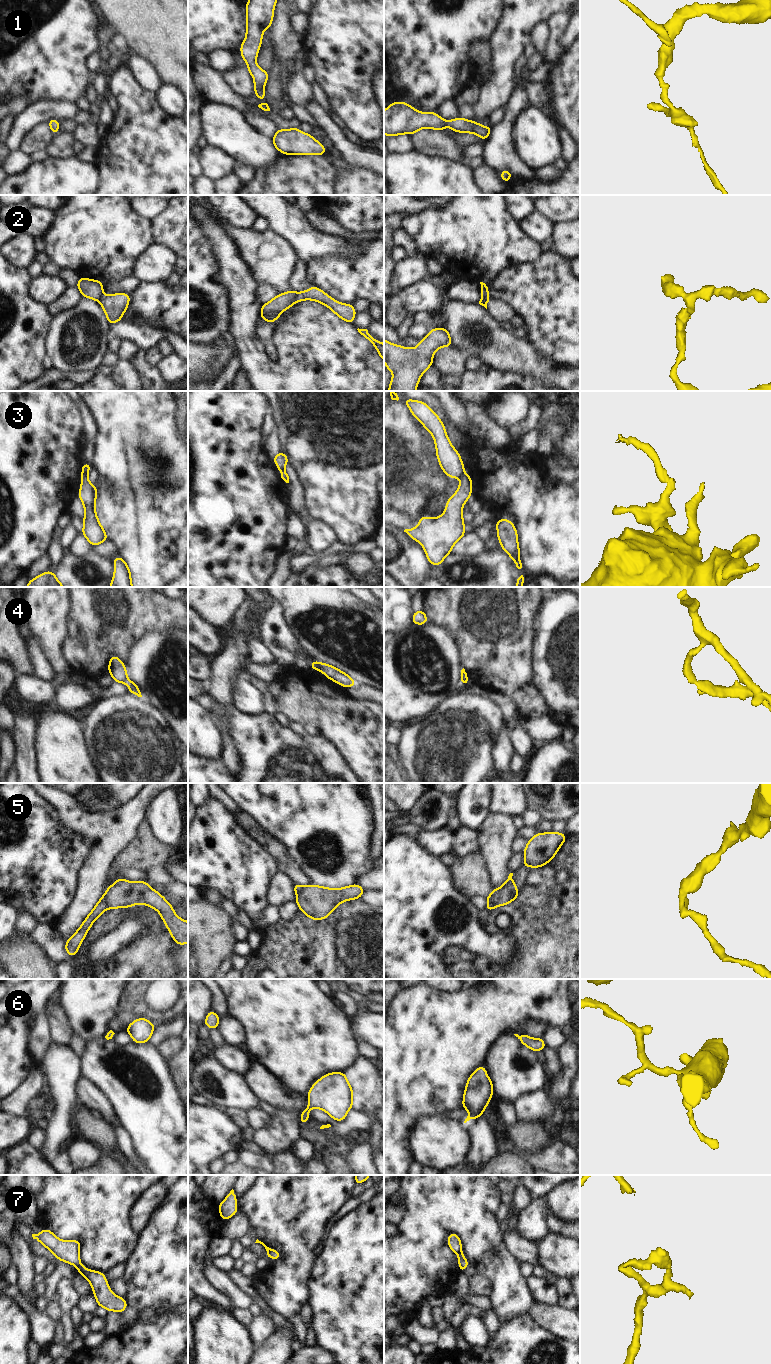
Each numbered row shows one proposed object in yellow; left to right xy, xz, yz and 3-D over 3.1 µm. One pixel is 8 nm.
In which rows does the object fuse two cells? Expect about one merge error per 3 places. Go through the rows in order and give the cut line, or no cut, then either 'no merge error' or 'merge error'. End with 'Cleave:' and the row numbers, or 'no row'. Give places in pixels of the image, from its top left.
1: no cut | no merge error
2: xz (295, 293), (296, 301) | merge error
3: xy (87, 472), (82, 475) | merge error
4: xz (322, 663), (320, 669) | merge error
5: xy (103, 895), (107, 908) | merge error
6: no cut | no merge error
7: no cut | no merge error
Cleave: 2, 3, 4, 5

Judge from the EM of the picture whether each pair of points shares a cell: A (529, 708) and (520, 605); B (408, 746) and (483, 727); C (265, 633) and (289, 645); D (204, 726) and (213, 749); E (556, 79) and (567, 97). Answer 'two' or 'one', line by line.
A: one
B: one
C: one
D: one
E: one

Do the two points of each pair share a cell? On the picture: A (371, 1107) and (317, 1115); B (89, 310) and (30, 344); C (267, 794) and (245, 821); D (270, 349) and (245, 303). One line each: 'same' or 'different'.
A: different
B: different
C: different
D: different

